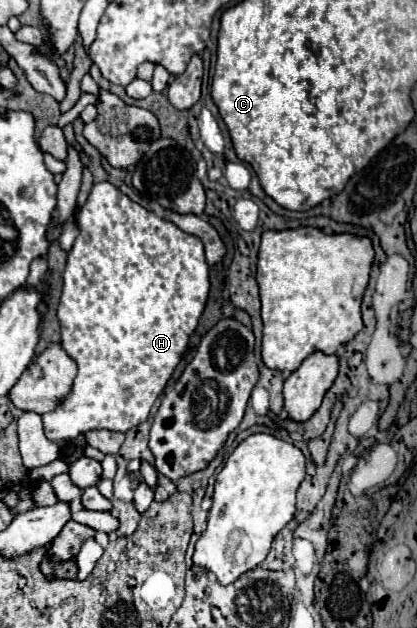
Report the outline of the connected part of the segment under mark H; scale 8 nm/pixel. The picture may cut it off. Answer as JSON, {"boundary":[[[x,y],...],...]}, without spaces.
{"boundary":[[[105,181],[95,183],[91,187],[91,193],[89,193],[85,205],[79,211],[79,235],[77,235],[71,251],[69,251],[63,295],[61,295],[59,307],[57,307],[57,317],[59,317],[59,323],[61,323],[61,345],[77,361],[77,377],[75,377],[73,387],[67,393],[67,397],[63,397],[53,411],[43,415],[45,435],[51,441],[63,441],[63,439],[75,439],[77,435],[93,431],[93,429],[109,429],[109,431],[127,433],[129,429],[141,425],[149,417],[149,411],[151,411],[155,399],[165,389],[169,377],[173,375],[175,367],[181,361],[181,355],[185,353],[185,349],[189,345],[189,335],[195,331],[195,327],[199,323],[199,317],[201,317],[201,313],[205,309],[205,303],[207,303],[207,297],[209,297],[209,287],[211,287],[211,283],[209,283],[209,267],[205,263],[203,243],[201,243],[199,237],[181,231],[171,221],[165,221],[165,219],[157,217],[155,213],[143,209],[141,205],[133,203],[127,195],[123,195],[111,183],[105,183]]]}

